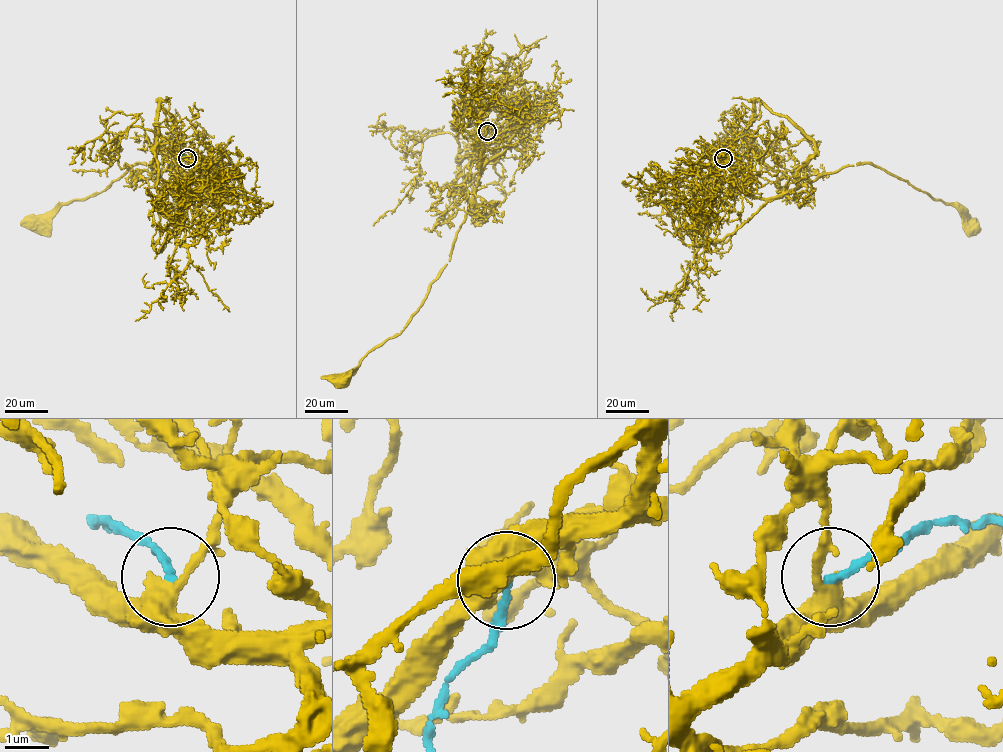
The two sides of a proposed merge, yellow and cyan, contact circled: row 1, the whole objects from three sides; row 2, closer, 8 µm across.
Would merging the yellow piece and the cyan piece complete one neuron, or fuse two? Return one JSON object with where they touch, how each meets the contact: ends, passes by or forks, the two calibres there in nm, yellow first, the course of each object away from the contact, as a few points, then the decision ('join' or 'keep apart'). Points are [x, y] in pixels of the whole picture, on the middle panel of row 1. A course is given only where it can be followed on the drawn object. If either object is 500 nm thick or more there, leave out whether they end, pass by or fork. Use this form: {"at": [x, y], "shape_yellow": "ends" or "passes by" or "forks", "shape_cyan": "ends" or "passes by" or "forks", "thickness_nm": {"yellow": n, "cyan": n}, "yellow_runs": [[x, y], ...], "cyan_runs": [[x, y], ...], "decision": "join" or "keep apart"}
{"at": [487, 131], "shape_yellow": "passes by", "shape_cyan": "ends", "thickness_nm": {"yellow": 440, "cyan": 170}, "yellow_runs": [[487, 131], [499, 128], [508, 148], [482, 170], [450, 260], [404, 329], [373, 348], [343, 380]], "cyan_runs": [[487, 131], [483, 143], [472, 153]], "decision": "keep apart"}

